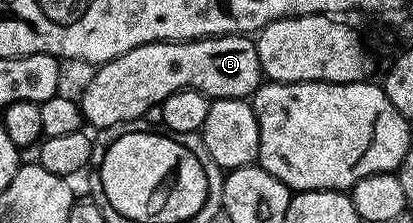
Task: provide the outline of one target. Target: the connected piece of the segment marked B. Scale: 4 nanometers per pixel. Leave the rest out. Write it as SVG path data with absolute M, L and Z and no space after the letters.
M246 34L232 36L207 36L200 40L161 40L155 44L136 46L128 54L109 60L95 71L92 82L80 97L82 119L94 128L114 128L117 124L126 124L129 120L138 120L149 113L152 106L161 104L168 94L191 88L203 92L207 98L223 100L236 98L244 100L253 97L254 91L264 83L255 41Z

